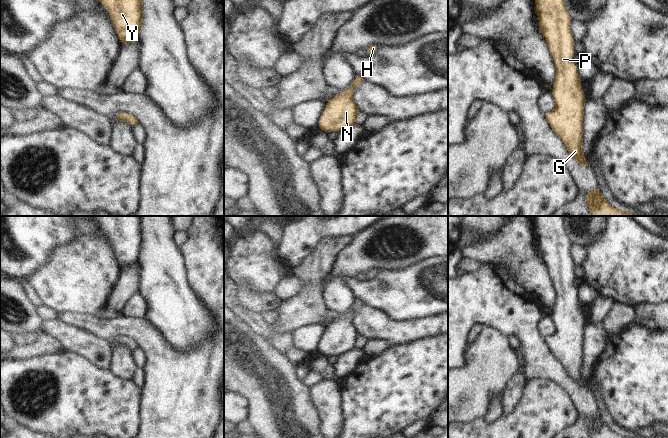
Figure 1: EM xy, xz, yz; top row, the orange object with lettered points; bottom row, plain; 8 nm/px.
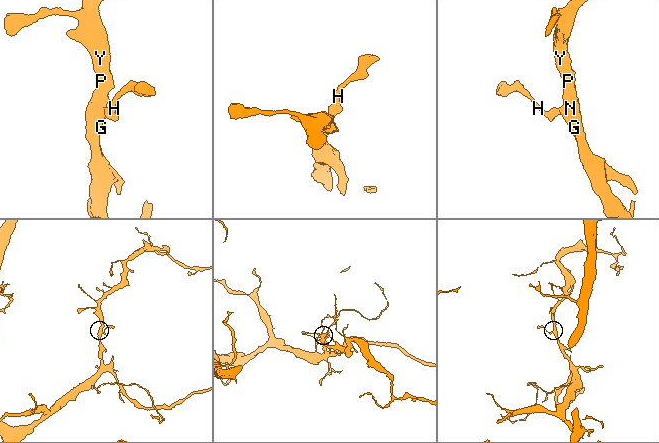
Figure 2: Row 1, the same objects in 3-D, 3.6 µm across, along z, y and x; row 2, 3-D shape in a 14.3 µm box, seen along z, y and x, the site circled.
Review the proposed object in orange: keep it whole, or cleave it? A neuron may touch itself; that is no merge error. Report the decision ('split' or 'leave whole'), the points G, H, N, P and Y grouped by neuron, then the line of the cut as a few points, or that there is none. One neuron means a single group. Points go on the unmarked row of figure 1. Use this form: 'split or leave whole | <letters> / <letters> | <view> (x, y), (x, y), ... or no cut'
leave whole | G H N P Y | no cut

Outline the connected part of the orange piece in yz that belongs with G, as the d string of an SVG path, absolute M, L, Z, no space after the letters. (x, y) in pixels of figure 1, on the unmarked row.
M534 216L534 224L541 257L556 289L556 303L551 316L556 330L552 336L544 337L544 339L553 355L566 369L569 378L581 389L590 390L583 378L583 340L586 323L580 308L578 291L571 283L575 278L575 264L570 254L572 244L564 228L564 216Z

